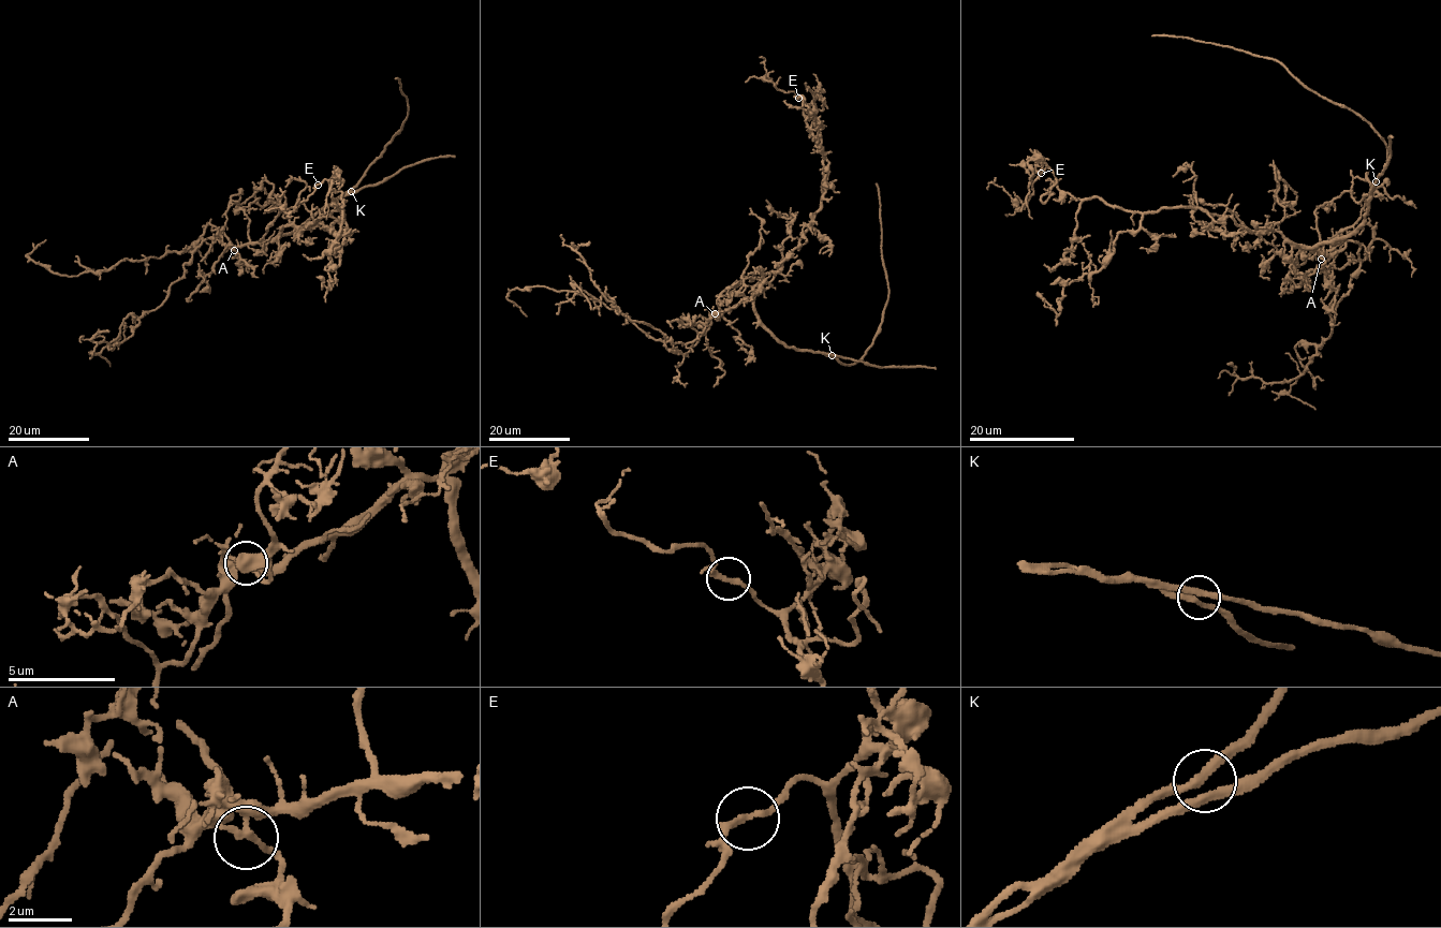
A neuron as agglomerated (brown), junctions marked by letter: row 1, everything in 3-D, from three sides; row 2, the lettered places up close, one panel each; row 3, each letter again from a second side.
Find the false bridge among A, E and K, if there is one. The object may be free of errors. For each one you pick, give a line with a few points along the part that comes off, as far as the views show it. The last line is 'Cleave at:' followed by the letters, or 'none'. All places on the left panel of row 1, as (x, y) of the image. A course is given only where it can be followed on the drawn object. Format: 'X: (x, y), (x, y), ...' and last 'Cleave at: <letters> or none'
Cleave at: none

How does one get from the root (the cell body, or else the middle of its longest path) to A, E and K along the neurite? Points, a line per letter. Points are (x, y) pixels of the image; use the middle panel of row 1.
A: (754, 306), (750, 298), (743, 299), (718, 314), (715, 313)
E: (754, 306), (762, 278), (799, 244), (820, 206), (824, 165), (817, 143), (819, 124), (798, 98)
K: (754, 306), (756, 319), (787, 347), (832, 355)

